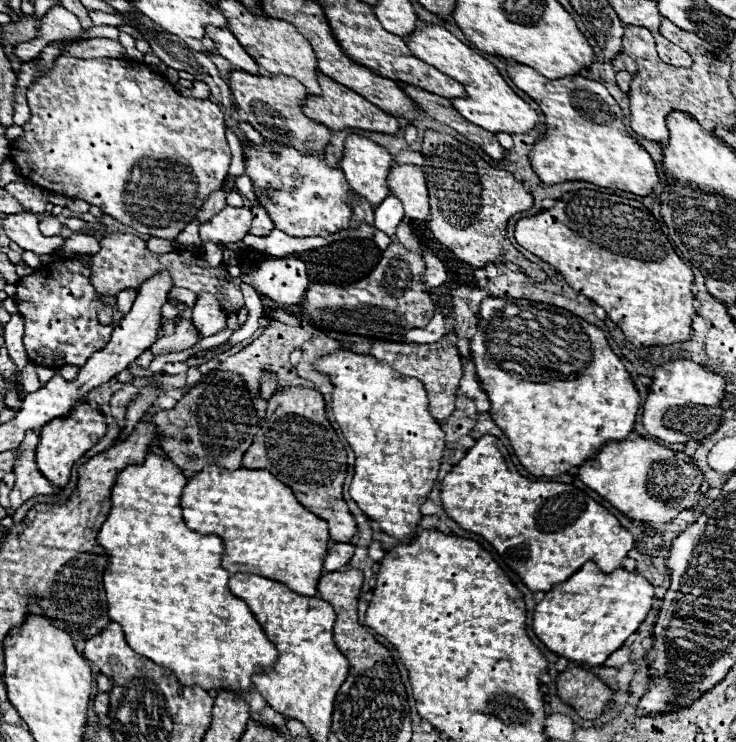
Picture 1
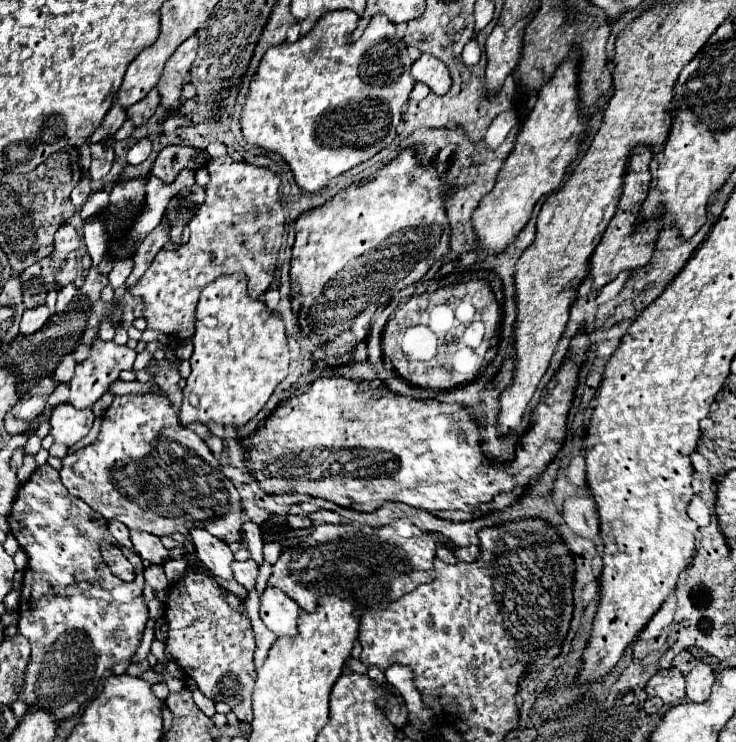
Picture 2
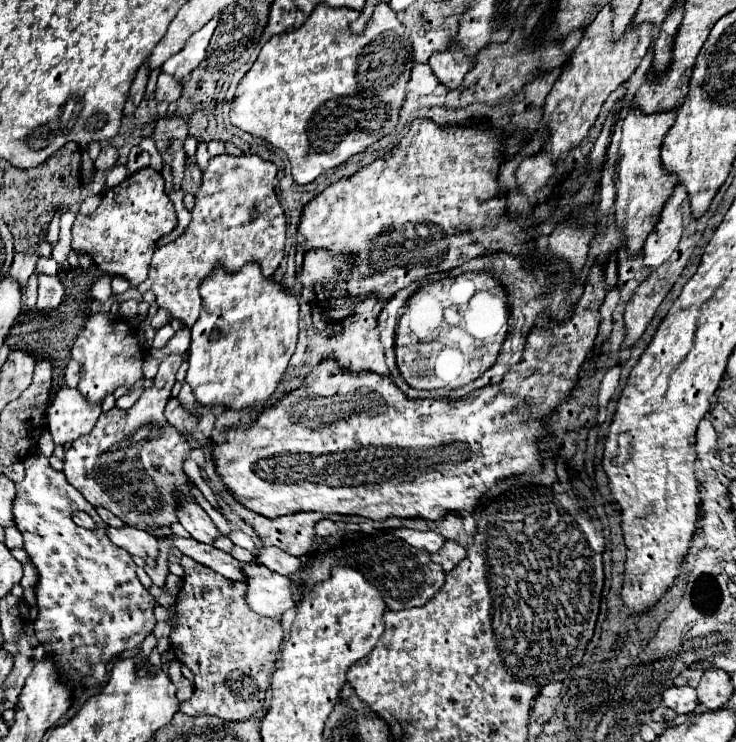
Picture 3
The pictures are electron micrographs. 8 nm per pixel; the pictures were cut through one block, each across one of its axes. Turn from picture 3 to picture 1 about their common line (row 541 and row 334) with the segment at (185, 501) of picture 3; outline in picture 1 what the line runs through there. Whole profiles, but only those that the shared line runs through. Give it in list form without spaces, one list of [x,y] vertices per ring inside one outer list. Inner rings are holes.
[[[212,294],[198,296],[198,300],[192,308],[192,320],[194,320],[194,326],[196,326],[200,338],[214,336],[216,332],[226,328],[226,316],[222,314],[222,308]]]

